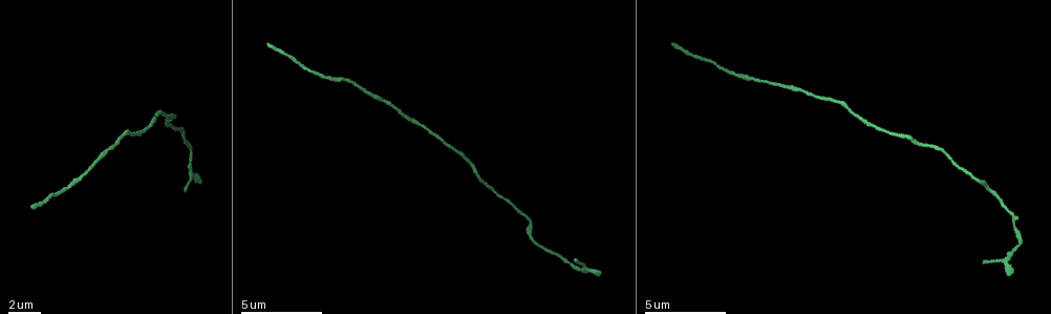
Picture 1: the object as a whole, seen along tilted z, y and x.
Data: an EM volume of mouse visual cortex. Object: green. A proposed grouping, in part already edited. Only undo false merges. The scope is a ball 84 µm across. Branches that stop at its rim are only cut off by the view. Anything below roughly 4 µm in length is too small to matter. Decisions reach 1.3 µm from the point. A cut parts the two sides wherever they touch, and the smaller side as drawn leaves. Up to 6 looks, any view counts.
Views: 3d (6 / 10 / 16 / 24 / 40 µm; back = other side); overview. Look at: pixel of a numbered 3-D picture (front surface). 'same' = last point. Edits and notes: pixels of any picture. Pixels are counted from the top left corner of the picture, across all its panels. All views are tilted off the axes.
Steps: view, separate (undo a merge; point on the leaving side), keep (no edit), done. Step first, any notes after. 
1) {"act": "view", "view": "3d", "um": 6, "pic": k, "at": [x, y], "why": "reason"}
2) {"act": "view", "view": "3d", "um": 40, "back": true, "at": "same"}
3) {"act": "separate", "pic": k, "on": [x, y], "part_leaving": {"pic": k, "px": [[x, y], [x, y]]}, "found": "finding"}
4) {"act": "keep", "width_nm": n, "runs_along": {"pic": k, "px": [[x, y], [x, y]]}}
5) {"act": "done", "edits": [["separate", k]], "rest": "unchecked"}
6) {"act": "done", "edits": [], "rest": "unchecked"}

{"act": "view", "view": "3d", "um": 10, "pic": 1, "at": [97, 158], "why": "thick turns thin"}

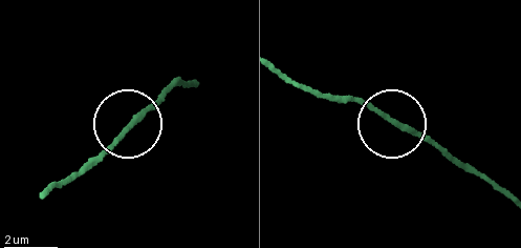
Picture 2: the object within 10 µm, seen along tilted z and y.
{"act": "keep", "runs_along": {"pic": 2, "px": [[499, 193], [421, 139], [343, 97]]}, "found": "continuous, no second cell"}

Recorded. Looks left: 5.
{"act": "view", "view": "3d", "um": 16, "pic": 1, "at": [146, 131]}

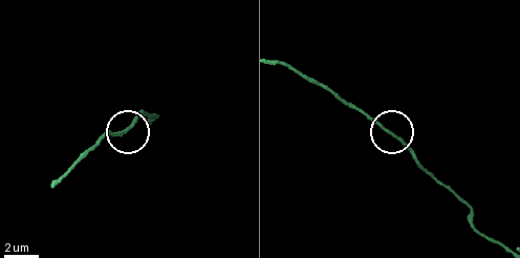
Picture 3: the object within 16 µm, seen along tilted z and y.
{"act": "view", "view": "3d", "um": 6, "pic": 3, "at": [392, 132], "why": "closer look"}

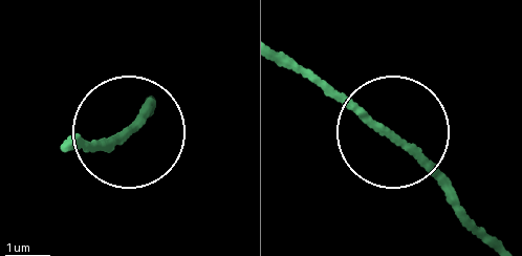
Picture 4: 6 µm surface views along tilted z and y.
{"act": "keep", "width_nm": 140, "found": "continuous, no second cell"}

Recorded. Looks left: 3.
{"act": "view", "view": "3d", "um": 10, "pic": 1, "at": [520, 213]}

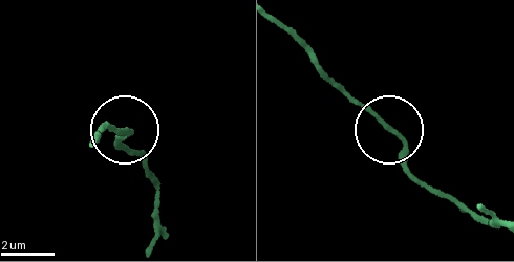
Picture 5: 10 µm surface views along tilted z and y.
{"act": "keep", "runs_along": {"pic": 5, "px": [[274, 20], [323, 77], [389, 131], [424, 188]]}, "found": "continuous, no second cell"}

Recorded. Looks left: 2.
{"act": "done", "edits": [], "rest": "unchecked"}

